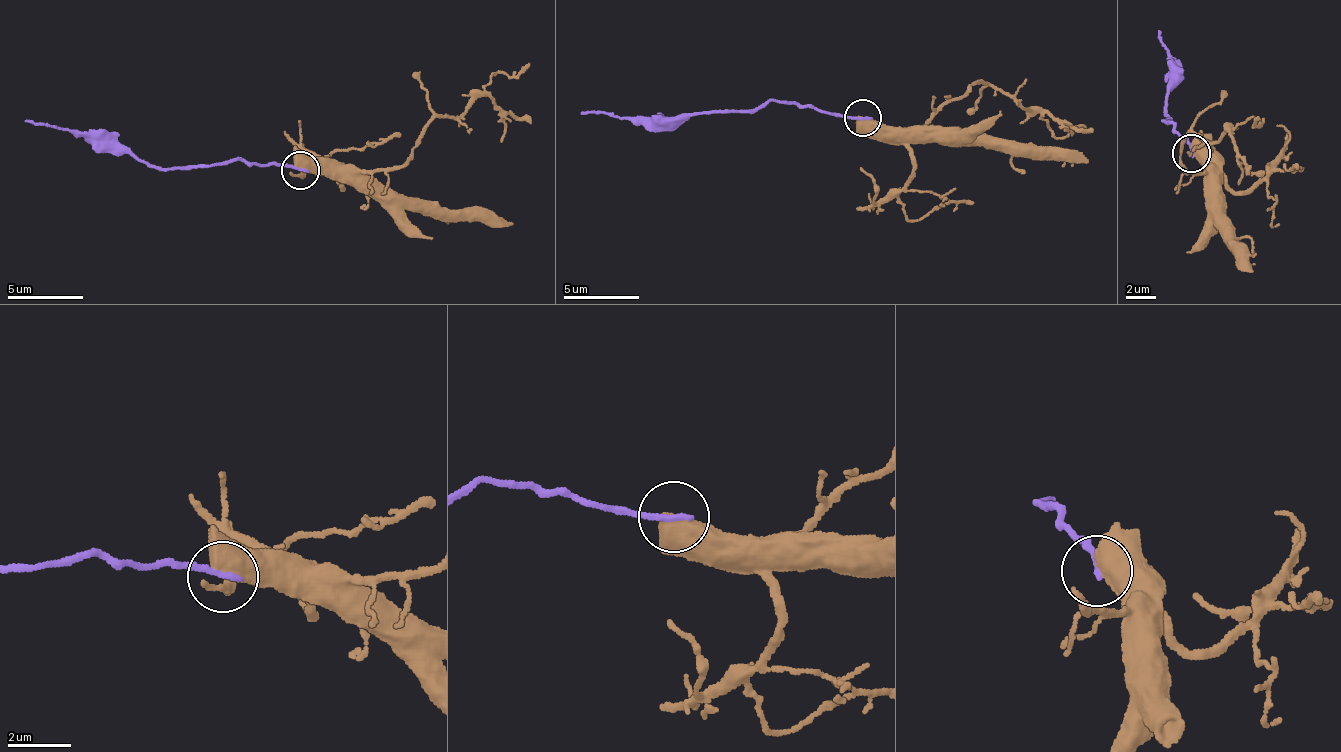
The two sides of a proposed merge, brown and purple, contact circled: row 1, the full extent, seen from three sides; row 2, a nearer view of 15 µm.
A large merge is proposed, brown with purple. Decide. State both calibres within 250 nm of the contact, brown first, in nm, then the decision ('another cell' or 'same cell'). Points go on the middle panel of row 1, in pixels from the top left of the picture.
calibres 650 and 220 nm; another cell

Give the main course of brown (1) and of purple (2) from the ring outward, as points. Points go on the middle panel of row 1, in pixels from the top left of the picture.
1: (864, 121), (924, 127), (967, 88), (982, 81), (992, 89), (1003, 88), (1059, 139), (1078, 127), (1084, 128)
2: (864, 117), (818, 113), (802, 104), (662, 120), (580, 114)

